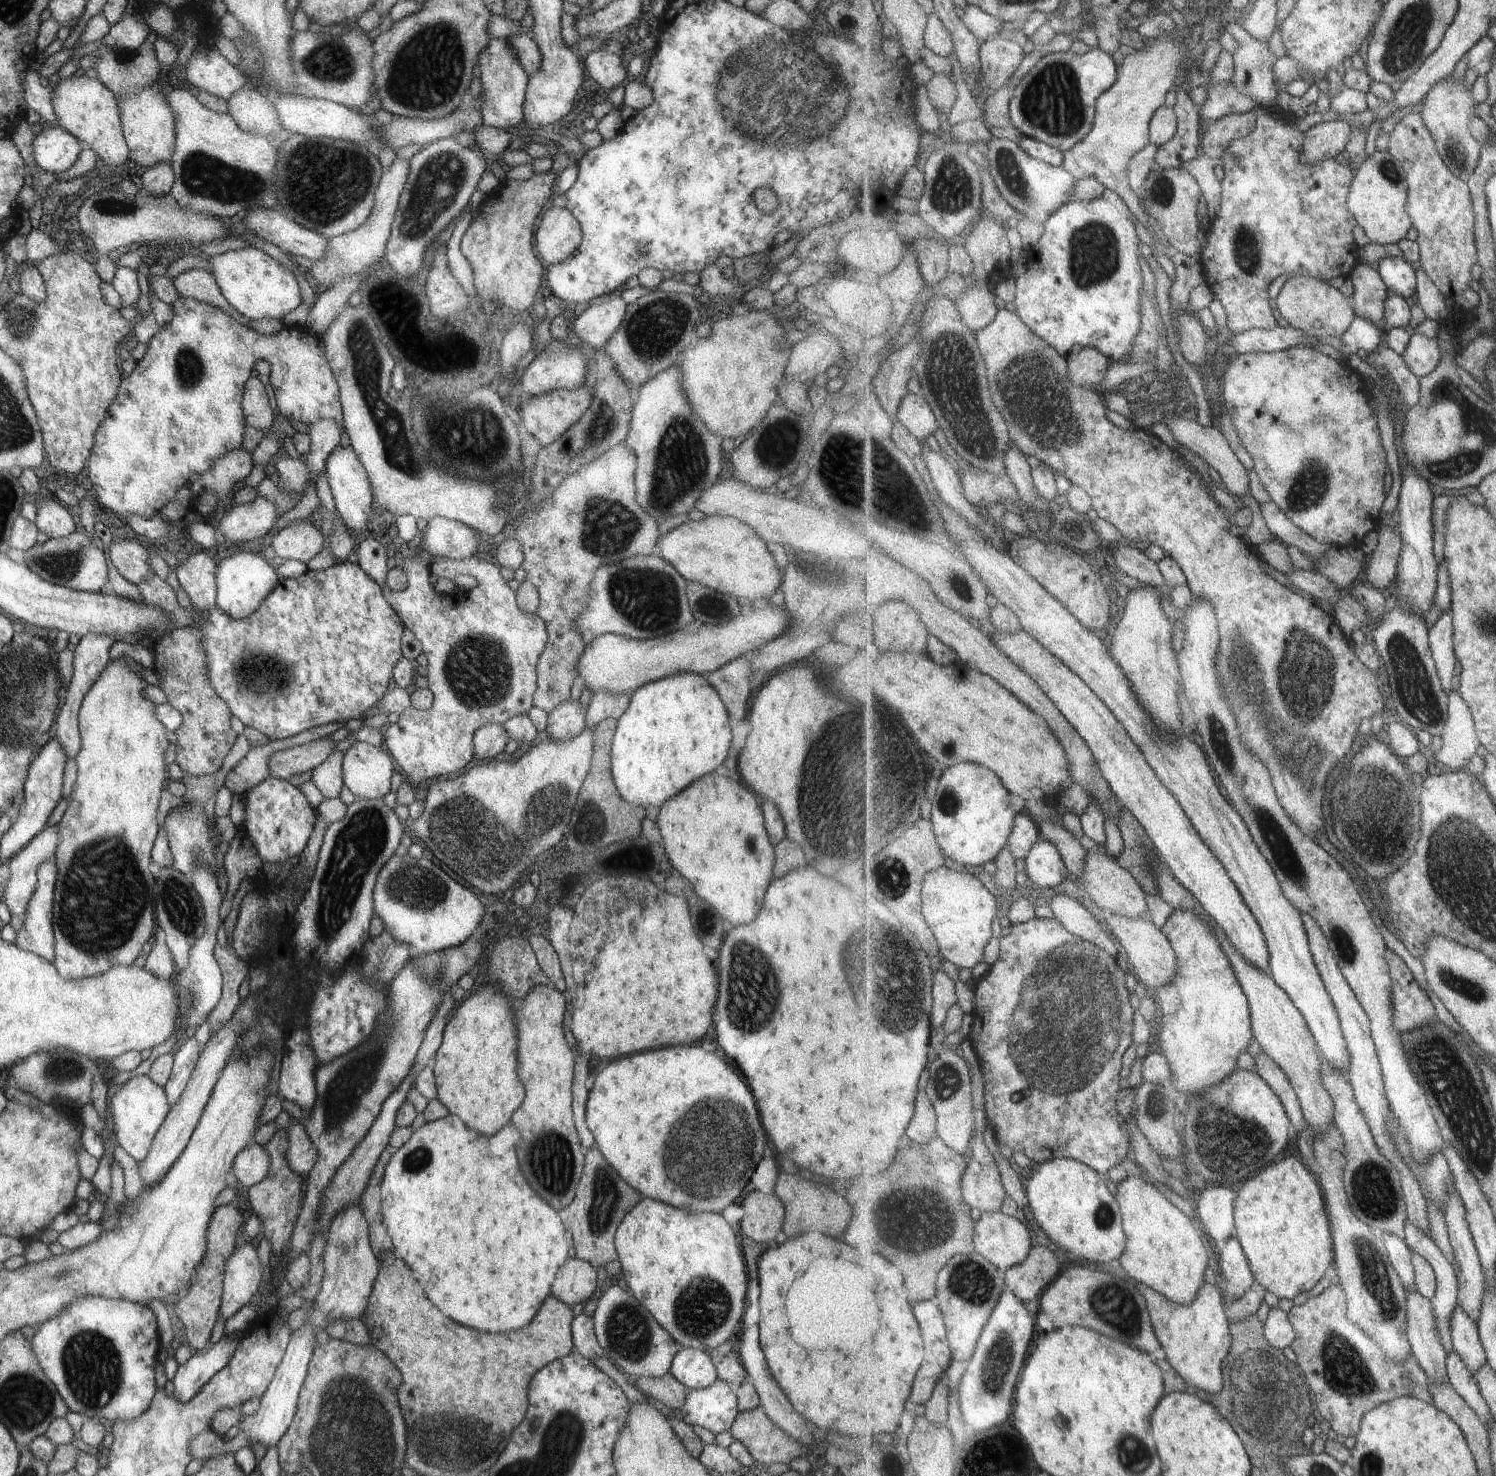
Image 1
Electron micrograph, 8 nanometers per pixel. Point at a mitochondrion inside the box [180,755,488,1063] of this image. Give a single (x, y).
(358, 844)

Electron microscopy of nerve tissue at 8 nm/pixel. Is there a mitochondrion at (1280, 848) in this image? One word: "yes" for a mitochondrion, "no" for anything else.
yes

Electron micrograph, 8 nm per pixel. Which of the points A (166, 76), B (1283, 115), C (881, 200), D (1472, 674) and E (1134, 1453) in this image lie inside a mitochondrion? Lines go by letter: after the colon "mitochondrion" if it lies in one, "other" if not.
A: other
B: other
C: other
D: other
E: mitochondrion

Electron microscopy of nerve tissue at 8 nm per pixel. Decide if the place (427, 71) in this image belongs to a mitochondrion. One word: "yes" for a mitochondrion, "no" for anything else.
yes

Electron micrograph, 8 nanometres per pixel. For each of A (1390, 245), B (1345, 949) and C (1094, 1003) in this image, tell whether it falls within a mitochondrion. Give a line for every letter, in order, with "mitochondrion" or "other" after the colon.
A: other
B: mitochondrion
C: mitochondrion

